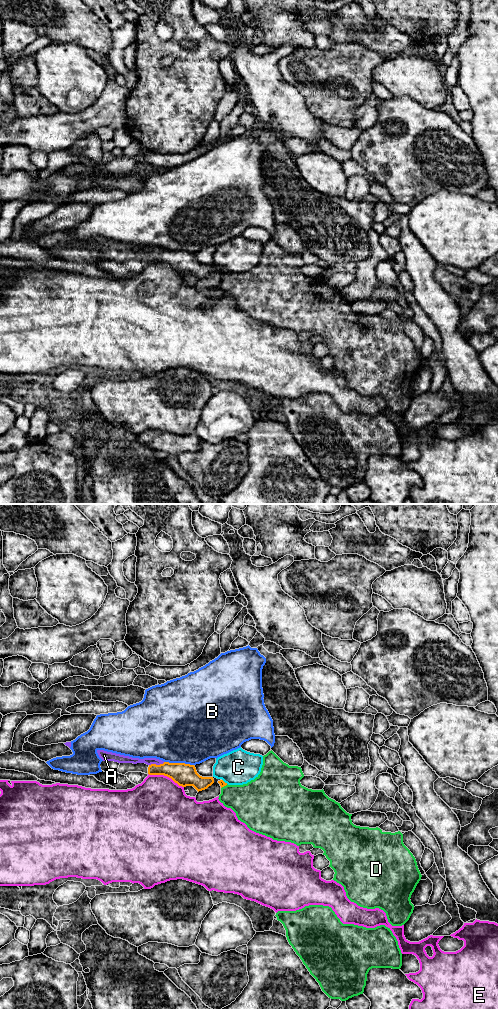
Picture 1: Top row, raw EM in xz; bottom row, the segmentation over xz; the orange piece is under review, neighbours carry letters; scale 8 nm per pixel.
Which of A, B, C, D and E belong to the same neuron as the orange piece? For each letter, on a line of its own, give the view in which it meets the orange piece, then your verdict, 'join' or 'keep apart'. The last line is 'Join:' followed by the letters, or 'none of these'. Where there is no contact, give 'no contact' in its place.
A: xz | join
B: xz | keep apart
C: xz | keep apart
D: xz | keep apart
E: xz | keep apart
Join: A

